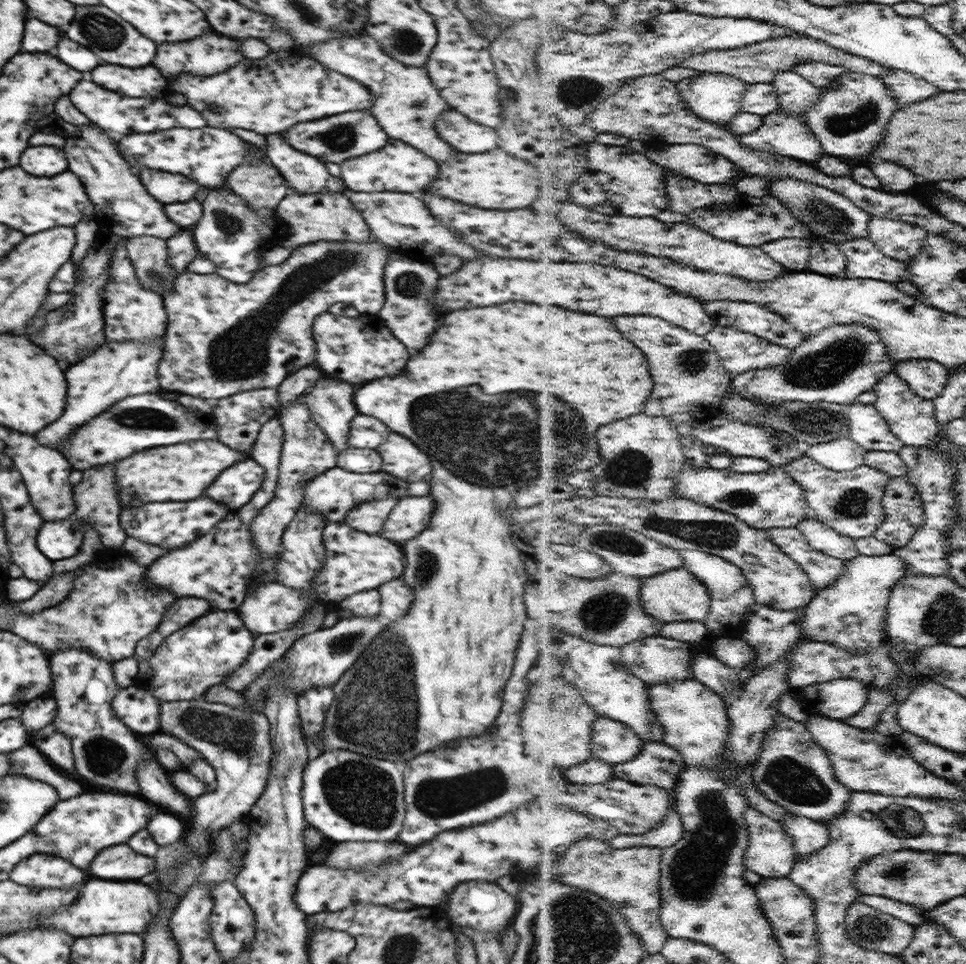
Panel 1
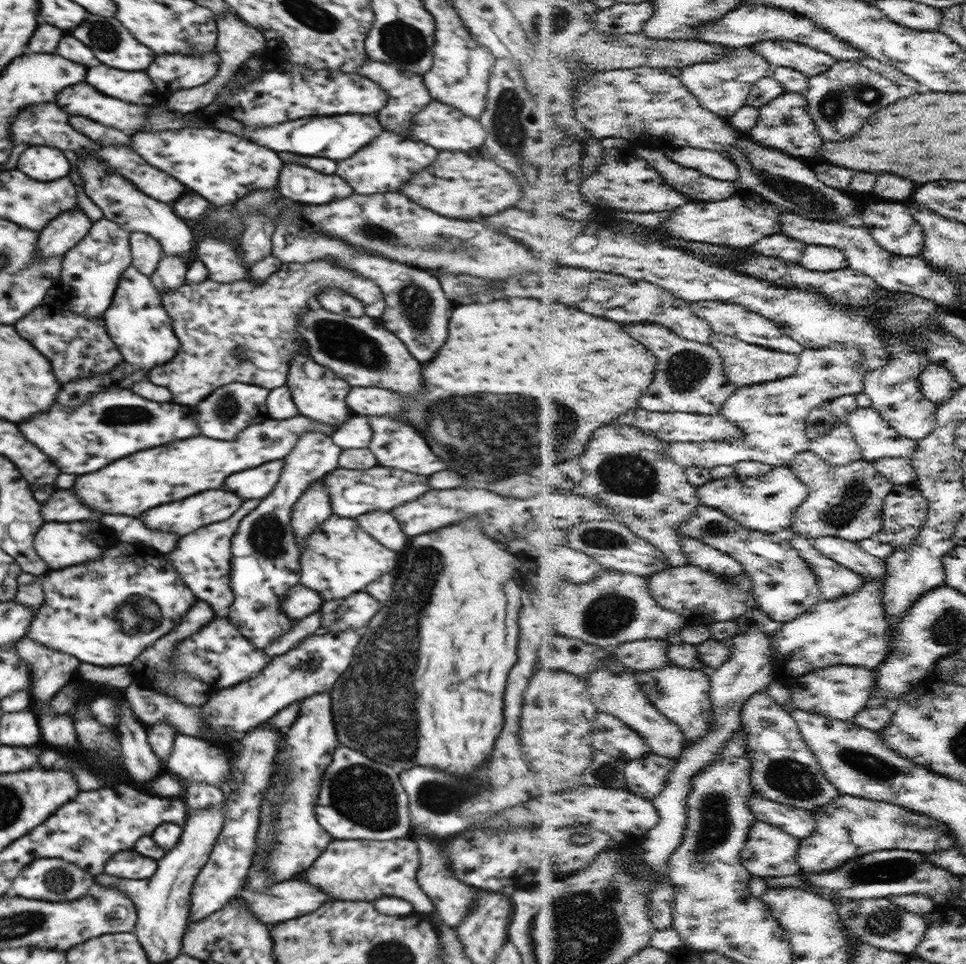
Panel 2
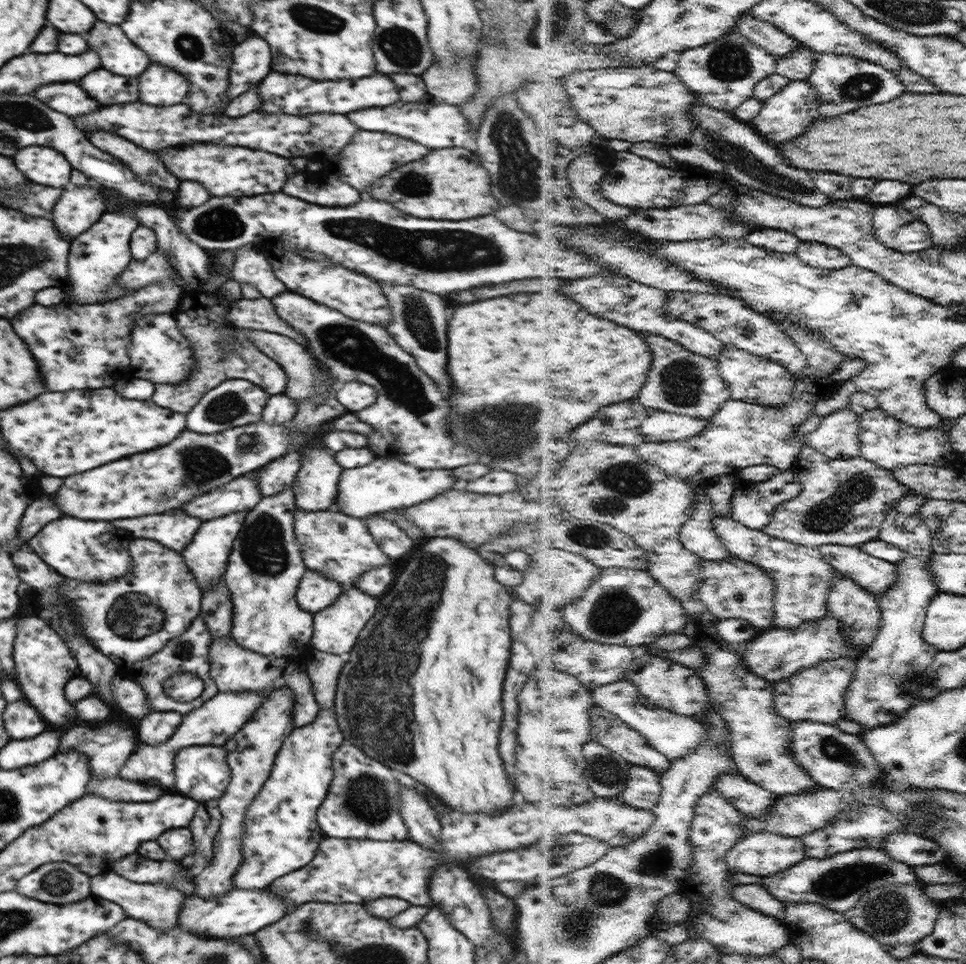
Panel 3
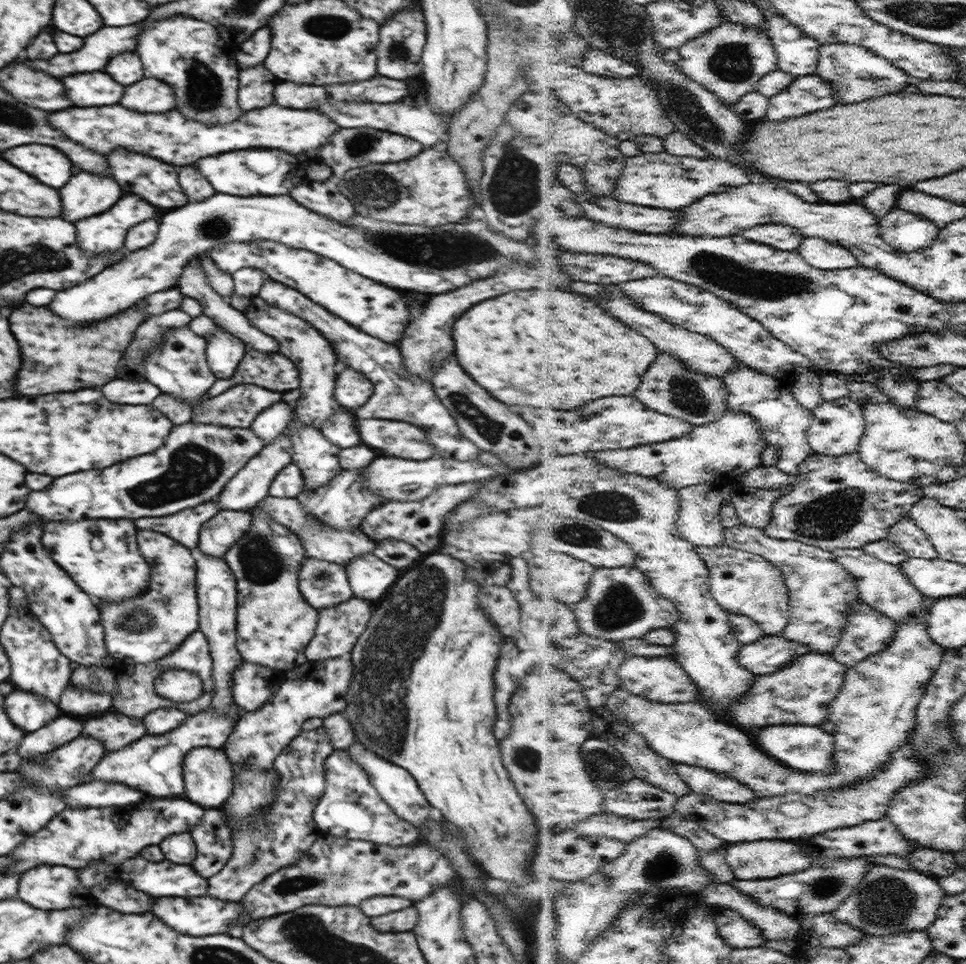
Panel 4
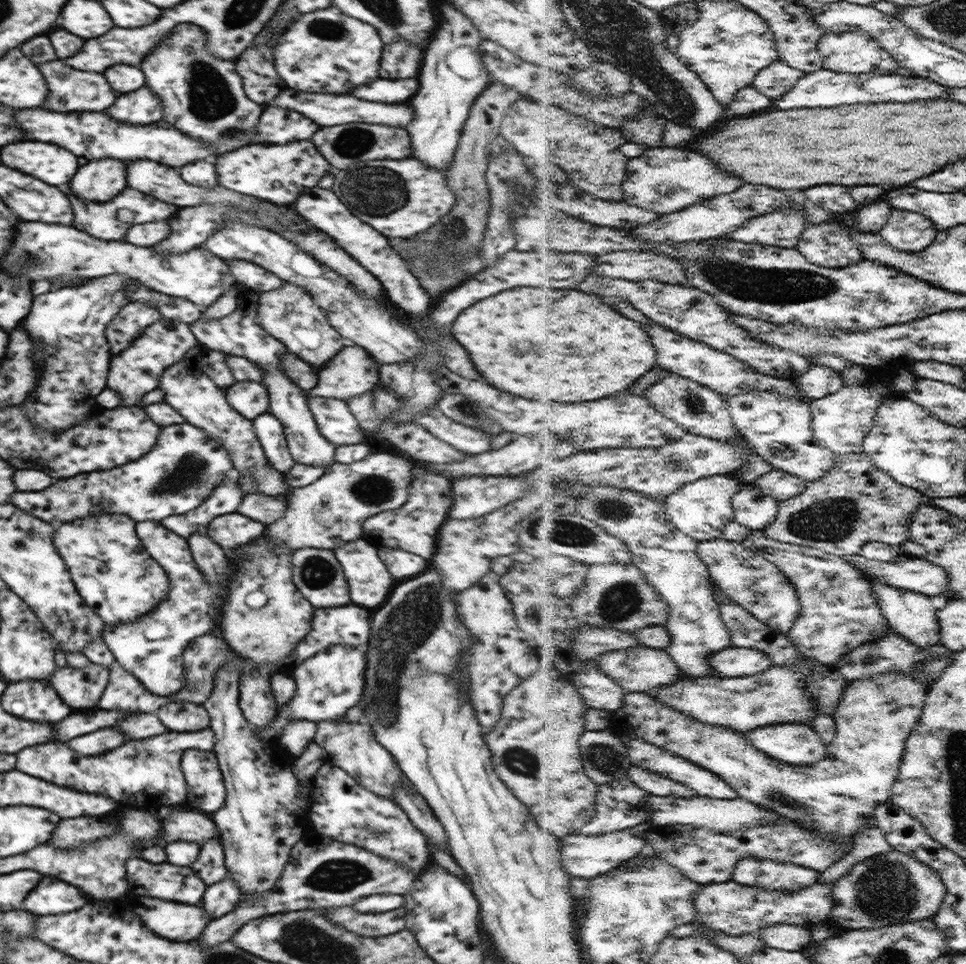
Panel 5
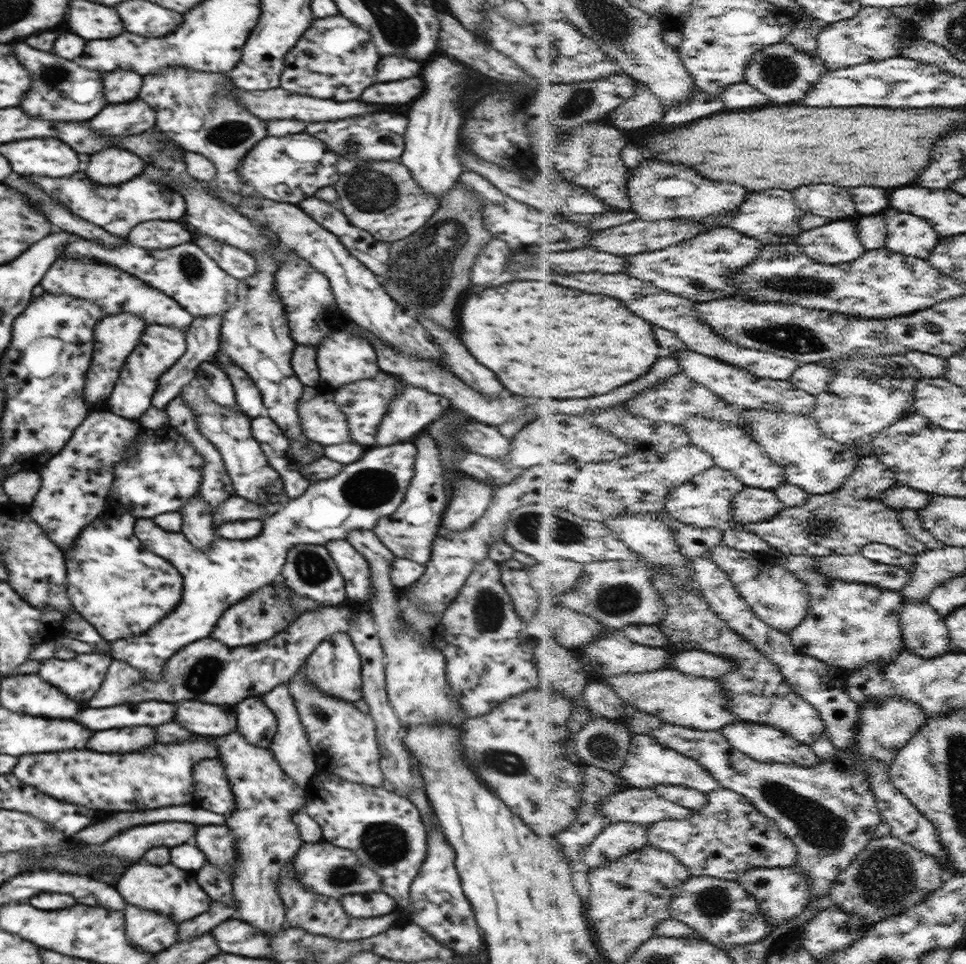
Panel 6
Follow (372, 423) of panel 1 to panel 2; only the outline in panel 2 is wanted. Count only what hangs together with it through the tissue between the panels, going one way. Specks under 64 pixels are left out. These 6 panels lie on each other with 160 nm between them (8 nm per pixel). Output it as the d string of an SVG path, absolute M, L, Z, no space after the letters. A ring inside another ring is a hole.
M353 415L331 435L333 443L342 450L366 448L372 438L372 430L365 416Z

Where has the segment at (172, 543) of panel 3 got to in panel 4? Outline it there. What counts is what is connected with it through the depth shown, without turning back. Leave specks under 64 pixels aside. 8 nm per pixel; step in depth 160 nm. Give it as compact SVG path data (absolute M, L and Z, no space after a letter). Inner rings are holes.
M208 501L168 516L139 518L136 520L136 526L142 530L148 528L154 532L161 532L177 540L186 548L194 550L198 546L202 525L218 511L220 511L218 503Z

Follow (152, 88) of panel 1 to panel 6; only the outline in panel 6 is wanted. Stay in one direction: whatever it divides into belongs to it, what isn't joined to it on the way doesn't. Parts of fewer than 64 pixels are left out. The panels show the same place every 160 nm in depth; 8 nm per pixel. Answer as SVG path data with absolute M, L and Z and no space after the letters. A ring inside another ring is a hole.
M14 44L14 54L18 62L30 72L30 90L24 94L20 108L32 118L54 120L54 122L82 122L94 118L104 106L104 88L102 74L86 70L72 60L64 60L50 52L40 52L36 48L28 48L28 44Z

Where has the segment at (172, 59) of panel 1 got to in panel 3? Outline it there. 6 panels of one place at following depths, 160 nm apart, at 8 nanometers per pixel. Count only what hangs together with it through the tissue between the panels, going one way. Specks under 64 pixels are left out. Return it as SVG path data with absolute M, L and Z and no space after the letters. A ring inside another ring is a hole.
M156 64L142 74L142 84L138 84L140 102L150 106L180 104L188 88L189 82L183 74Z

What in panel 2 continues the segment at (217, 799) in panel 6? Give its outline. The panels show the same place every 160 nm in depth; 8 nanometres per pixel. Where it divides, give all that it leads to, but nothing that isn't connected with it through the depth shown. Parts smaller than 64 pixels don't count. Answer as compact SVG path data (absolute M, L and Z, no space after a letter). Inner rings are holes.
M177 734L173 743L165 772L185 785L204 782L221 787L228 779L229 758L224 748L187 734Z

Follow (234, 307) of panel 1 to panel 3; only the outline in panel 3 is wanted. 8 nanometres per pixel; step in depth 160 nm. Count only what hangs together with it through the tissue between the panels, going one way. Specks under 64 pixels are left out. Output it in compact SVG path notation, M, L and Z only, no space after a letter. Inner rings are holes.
M206 286L187 290L181 296L172 315L180 332L193 344L192 356L197 365L193 368L191 377L180 384L155 384L152 402L172 412L188 414L209 390L225 380L235 378L252 381L252 384L257 384L271 395L285 392L289 379L287 372L245 337L243 330L246 329L234 327L234 323L230 321L230 310L234 304L236 302L224 299L218 290L210 290Z

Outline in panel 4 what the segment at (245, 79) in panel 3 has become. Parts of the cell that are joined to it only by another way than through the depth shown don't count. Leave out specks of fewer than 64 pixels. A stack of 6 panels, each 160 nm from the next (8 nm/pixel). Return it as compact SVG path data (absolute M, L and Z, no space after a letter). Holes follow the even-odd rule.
M259 28L235 50L238 67L258 66L271 52L271 28ZM238 50L238 52L236 52Z

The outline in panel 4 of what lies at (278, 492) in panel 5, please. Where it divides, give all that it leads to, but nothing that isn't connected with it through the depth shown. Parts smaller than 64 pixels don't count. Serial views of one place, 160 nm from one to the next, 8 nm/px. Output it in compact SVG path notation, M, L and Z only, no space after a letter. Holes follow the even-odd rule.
M189 327L168 331L165 343L146 353L146 378L157 386L162 393L171 394L174 398L185 400L196 407L207 400L208 389L216 382L206 359L206 338L190 331Z

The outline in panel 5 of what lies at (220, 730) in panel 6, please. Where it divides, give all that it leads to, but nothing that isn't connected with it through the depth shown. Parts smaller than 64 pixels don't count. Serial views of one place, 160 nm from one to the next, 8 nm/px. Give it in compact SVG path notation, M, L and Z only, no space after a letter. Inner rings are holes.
M174 700L158 709L158 718L174 732L196 732L208 728L211 723L208 711L202 705Z

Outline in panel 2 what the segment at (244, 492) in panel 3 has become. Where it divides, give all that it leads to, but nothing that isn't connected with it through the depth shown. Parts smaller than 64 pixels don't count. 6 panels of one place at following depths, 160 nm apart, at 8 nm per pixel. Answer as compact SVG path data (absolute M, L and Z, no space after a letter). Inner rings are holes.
M226 488L207 490L200 492L196 496L172 502L172 504L164 504L160 508L152 508L152 512L146 512L140 517L146 526L159 531L172 531L180 536L186 536L188 533L194 532L197 528L217 523L226 519L230 519L233 514L242 506L245 500L238 496L235 492Z

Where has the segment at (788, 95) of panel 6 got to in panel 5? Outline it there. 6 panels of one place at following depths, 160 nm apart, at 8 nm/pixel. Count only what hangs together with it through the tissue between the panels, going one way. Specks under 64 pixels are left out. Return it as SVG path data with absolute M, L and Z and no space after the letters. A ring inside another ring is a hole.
M780 59L768 66L756 77L754 87L759 88L760 92L772 96L772 98L782 98L788 92L792 92L805 76L806 71L792 66L788 61Z

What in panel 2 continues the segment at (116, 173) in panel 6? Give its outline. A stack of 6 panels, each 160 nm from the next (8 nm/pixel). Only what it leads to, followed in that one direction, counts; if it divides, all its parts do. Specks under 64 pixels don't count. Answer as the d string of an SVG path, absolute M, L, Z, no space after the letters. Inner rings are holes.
M74 207L60 214L58 220L54 218L42 232L39 231L37 242L39 257L41 259L62 257L88 234L92 225L90 218L80 207Z

